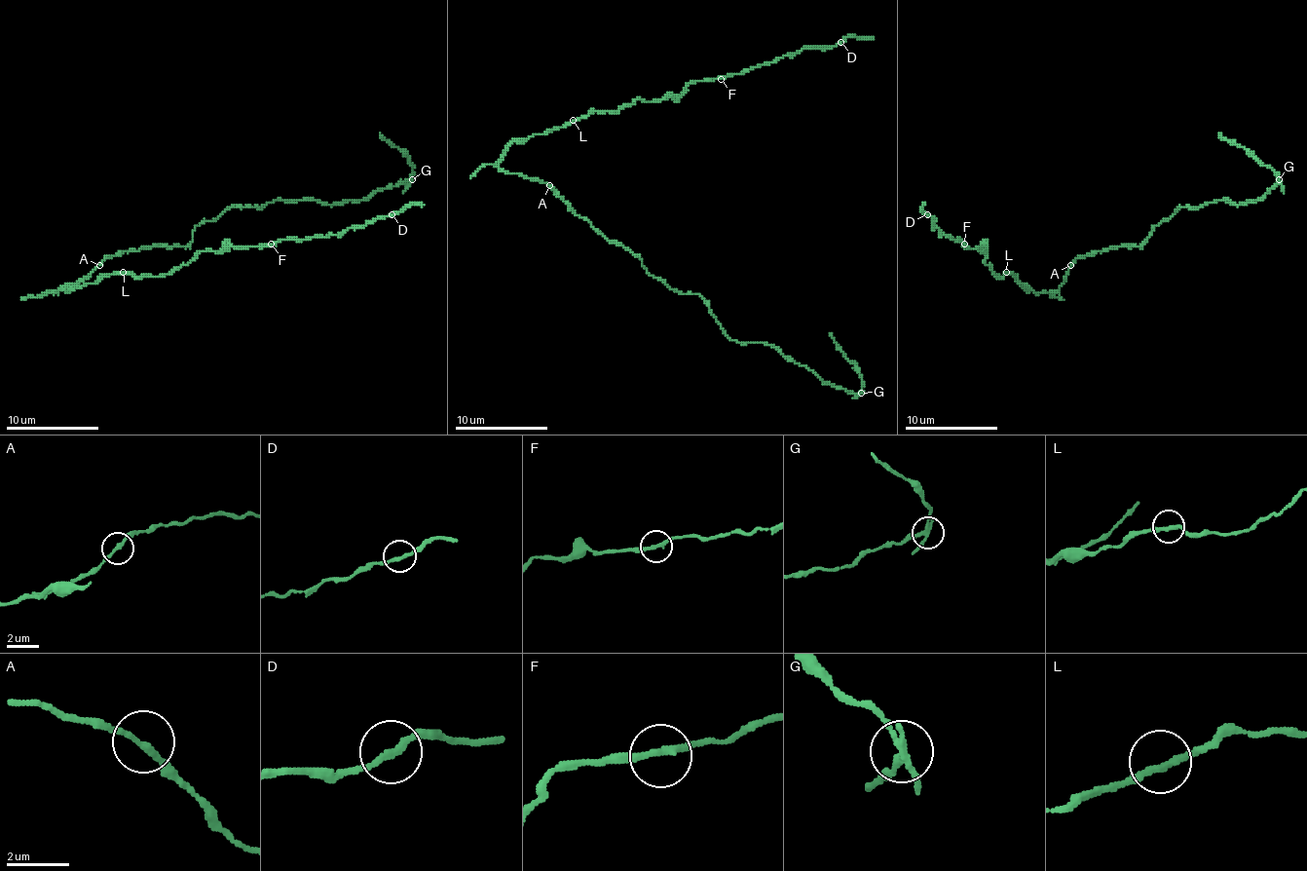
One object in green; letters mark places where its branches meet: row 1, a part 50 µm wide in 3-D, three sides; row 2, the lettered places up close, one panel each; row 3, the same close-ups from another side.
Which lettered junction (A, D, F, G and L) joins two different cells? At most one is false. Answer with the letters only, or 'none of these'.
G

